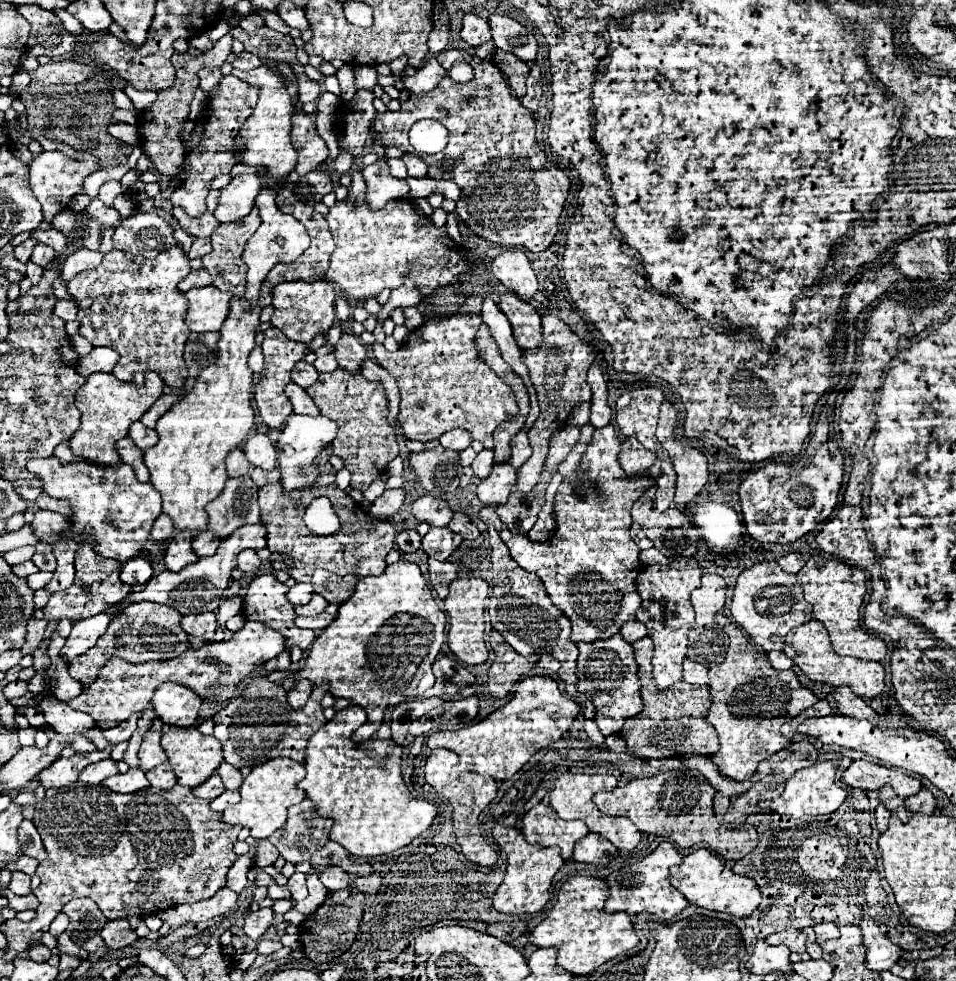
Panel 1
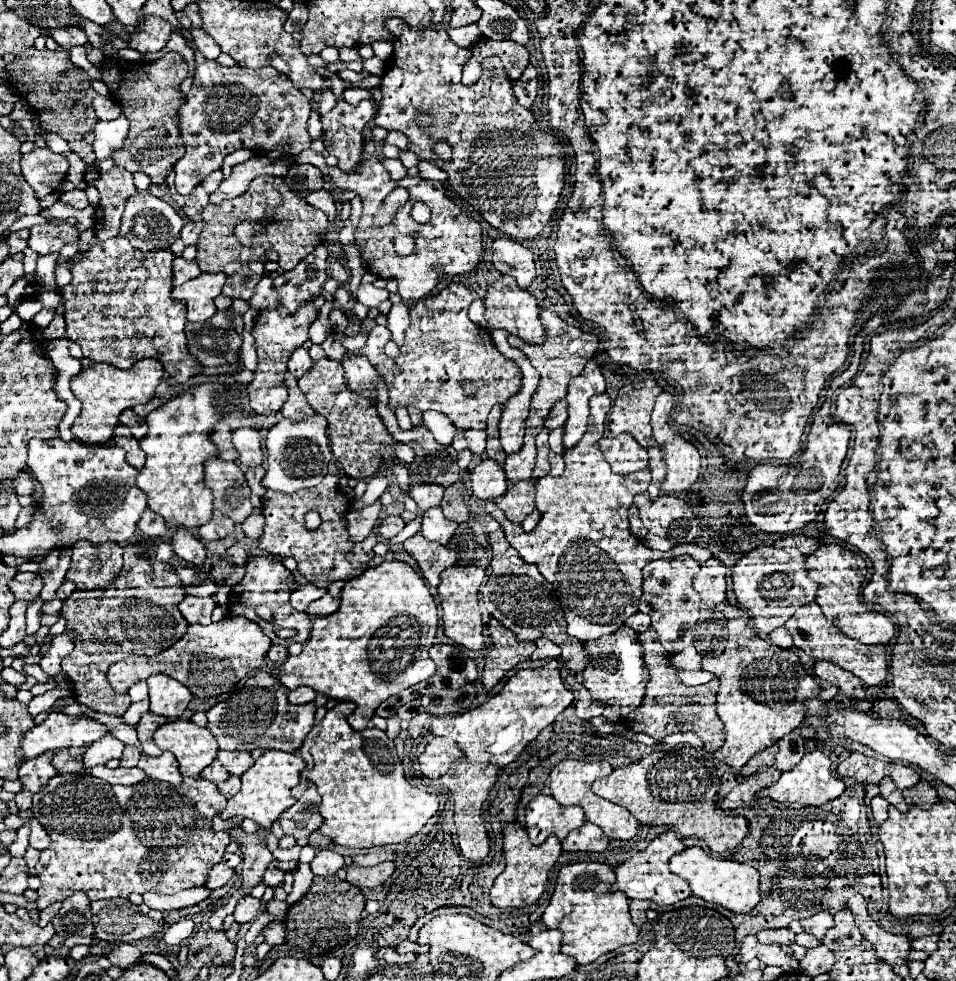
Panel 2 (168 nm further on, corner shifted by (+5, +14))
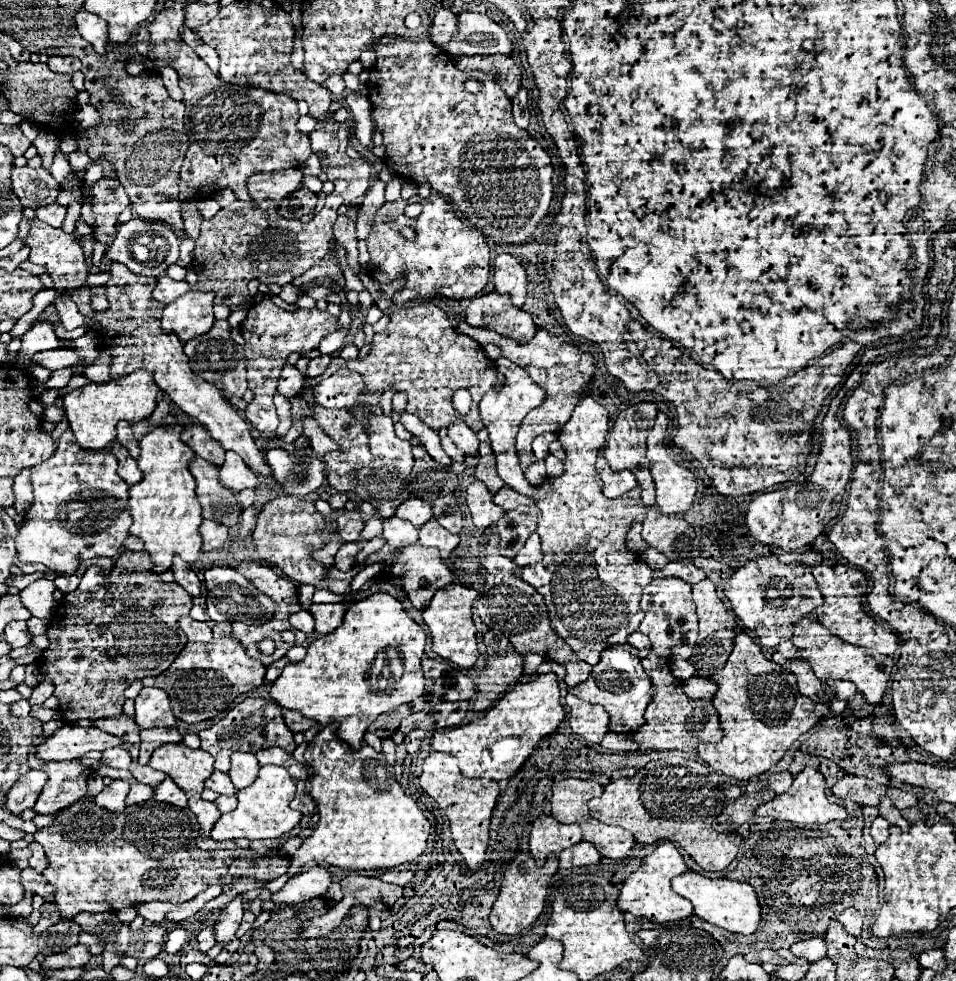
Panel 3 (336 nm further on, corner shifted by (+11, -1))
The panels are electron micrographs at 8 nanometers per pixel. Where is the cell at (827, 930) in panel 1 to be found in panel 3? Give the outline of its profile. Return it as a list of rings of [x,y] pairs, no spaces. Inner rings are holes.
[[[815,936],[815,938],[809,938],[809,940],[801,940],[801,942],[795,942],[791,946],[791,952],[797,956],[797,958],[805,958],[809,962],[815,962],[819,958],[825,956],[827,952],[827,944],[825,944],[825,938],[823,936]]]

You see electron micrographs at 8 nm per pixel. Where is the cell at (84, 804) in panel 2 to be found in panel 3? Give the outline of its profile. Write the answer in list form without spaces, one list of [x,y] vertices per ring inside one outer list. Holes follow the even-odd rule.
[[[81,798],[57,812],[53,816],[53,824],[39,828],[33,838],[43,844],[49,860],[41,874],[51,886],[55,886],[51,904],[57,906],[61,918],[75,918],[79,912],[119,912],[127,906],[139,906],[153,900],[183,904],[203,892],[209,884],[231,884],[233,876],[227,868],[233,858],[229,850],[199,850],[195,844],[197,832],[199,822],[189,808],[149,800],[145,804],[127,806],[125,812],[115,814],[89,798]]]

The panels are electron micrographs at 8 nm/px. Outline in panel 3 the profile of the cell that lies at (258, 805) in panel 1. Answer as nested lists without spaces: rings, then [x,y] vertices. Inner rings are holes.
[[[263,766],[257,780],[245,790],[237,792],[239,804],[233,812],[223,814],[211,830],[213,840],[235,840],[235,838],[277,838],[289,832],[299,820],[301,812],[289,808],[289,802],[295,796],[295,780],[281,766]]]

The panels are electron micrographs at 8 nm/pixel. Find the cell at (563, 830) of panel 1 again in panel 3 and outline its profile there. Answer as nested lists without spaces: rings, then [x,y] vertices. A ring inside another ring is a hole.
[[[545,814],[531,824],[529,852],[537,862],[543,862],[547,854],[559,854],[577,842],[581,842],[579,824],[559,824],[553,816]]]

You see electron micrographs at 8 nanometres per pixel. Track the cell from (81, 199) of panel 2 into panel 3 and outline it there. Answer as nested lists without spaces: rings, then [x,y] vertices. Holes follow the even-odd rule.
[[[49,204],[49,206],[41,206],[37,210],[37,218],[47,222],[49,226],[55,226],[55,228],[61,228],[63,226],[63,220],[65,220],[65,212],[67,212],[67,206],[61,206],[61,204]]]

